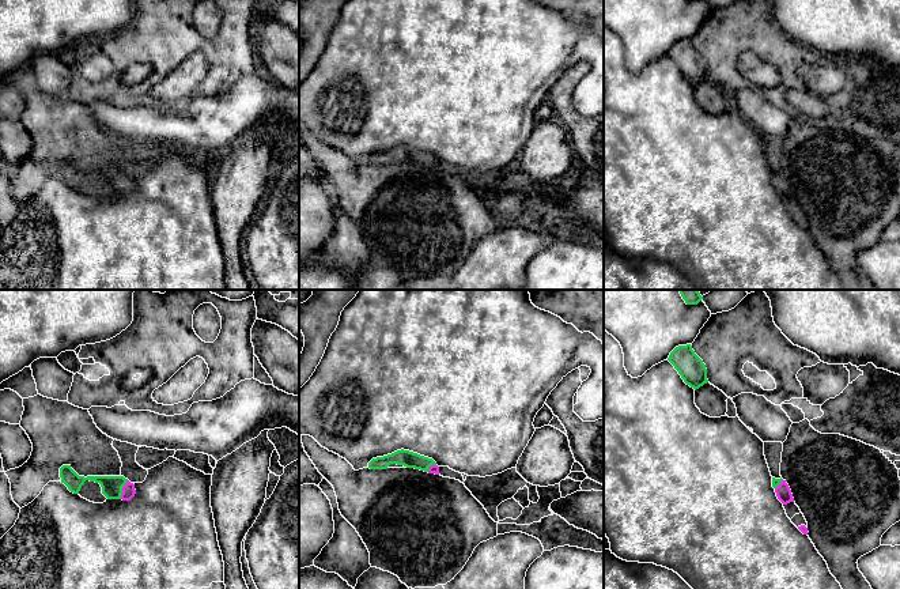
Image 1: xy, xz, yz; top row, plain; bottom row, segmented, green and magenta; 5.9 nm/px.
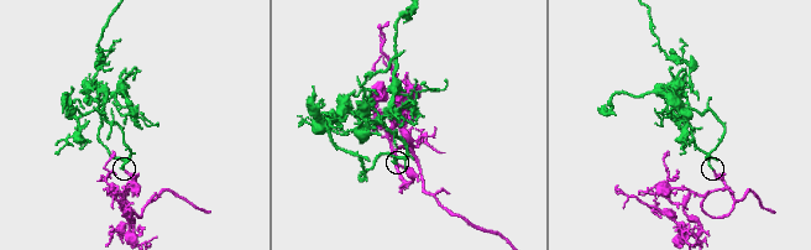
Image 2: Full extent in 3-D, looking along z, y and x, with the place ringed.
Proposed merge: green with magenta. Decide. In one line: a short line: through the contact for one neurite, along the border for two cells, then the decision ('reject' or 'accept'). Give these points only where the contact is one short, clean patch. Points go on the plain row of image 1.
line xy (112, 181), (121, 185), (128, 185); accept

